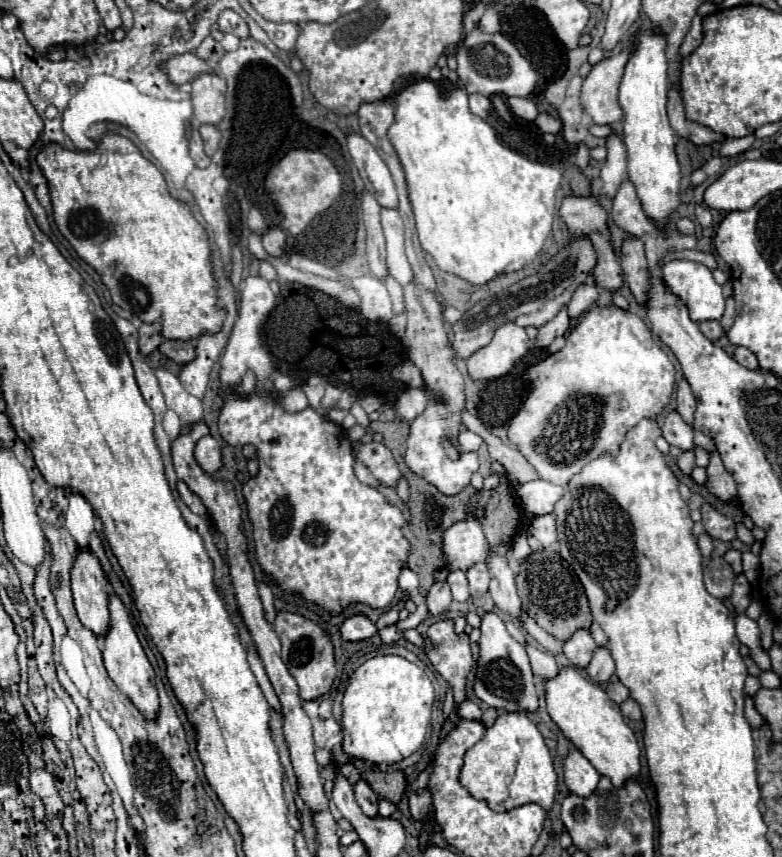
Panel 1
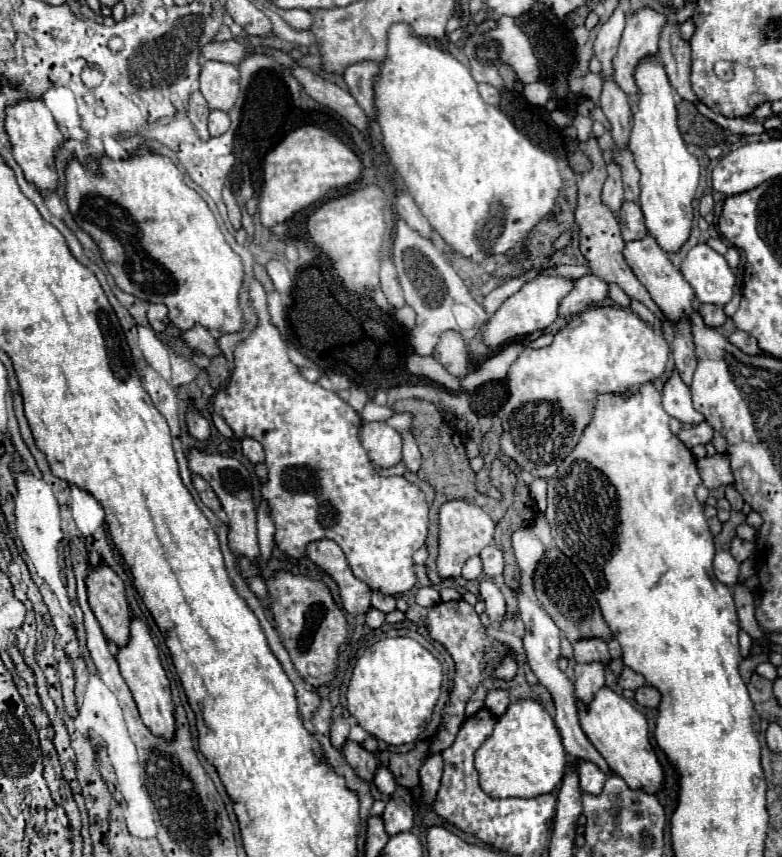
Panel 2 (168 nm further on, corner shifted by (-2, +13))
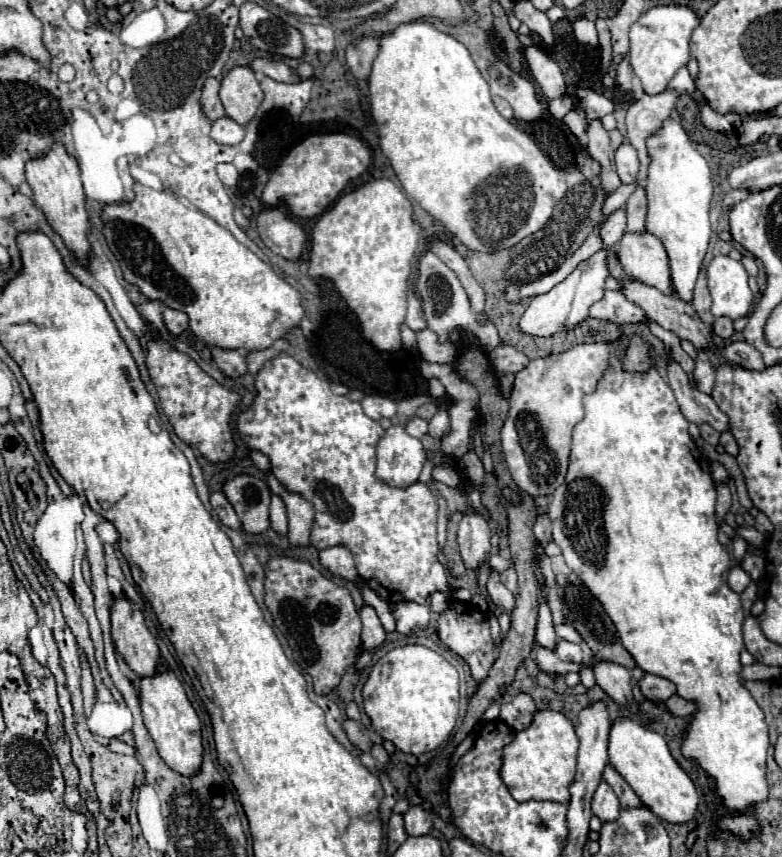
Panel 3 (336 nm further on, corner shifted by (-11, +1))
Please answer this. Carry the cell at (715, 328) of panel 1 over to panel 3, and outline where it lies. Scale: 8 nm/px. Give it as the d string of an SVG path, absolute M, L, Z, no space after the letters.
M717 317L713 323L713 331L715 335L719 335L721 339L729 339L735 331L733 331L733 321L729 317Z

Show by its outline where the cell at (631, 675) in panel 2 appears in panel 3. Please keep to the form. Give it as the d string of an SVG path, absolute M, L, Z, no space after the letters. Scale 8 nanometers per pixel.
M649 673L639 681L639 687L647 699L659 699L659 701L667 701L671 695L677 693L675 685L669 679L663 679L659 675L649 675Z

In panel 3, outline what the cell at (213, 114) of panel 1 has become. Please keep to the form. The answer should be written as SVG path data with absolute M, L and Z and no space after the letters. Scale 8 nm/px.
M233 67L221 81L219 97L227 117L239 125L247 125L263 101L263 91L251 67Z

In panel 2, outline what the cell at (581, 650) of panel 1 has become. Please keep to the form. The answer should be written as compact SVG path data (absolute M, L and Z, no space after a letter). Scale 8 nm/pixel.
M578 639L574 645L574 661L576 663L592 663L592 661L600 661L606 663L610 661L610 653L608 653L608 645L604 639Z

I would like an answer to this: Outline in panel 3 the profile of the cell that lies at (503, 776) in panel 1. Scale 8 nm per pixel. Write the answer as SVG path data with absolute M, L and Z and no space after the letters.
M537 711L533 723L519 731L515 739L503 749L501 777L509 793L517 801L569 801L569 785L577 771L577 747L579 739L575 735L573 723L559 711Z

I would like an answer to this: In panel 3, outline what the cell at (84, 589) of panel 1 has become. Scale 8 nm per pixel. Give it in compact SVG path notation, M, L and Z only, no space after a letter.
M117 599L111 607L111 635L117 653L139 675L153 675L161 663L161 651L149 633L141 611L129 599Z

